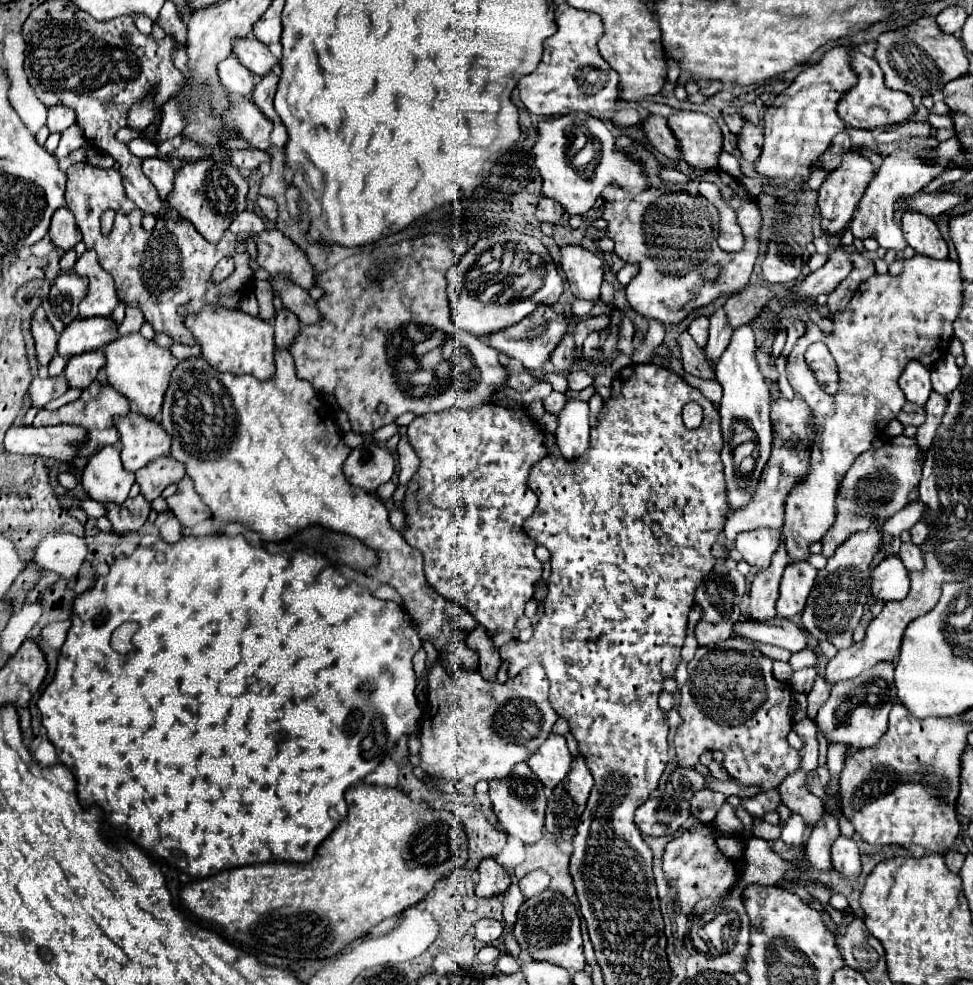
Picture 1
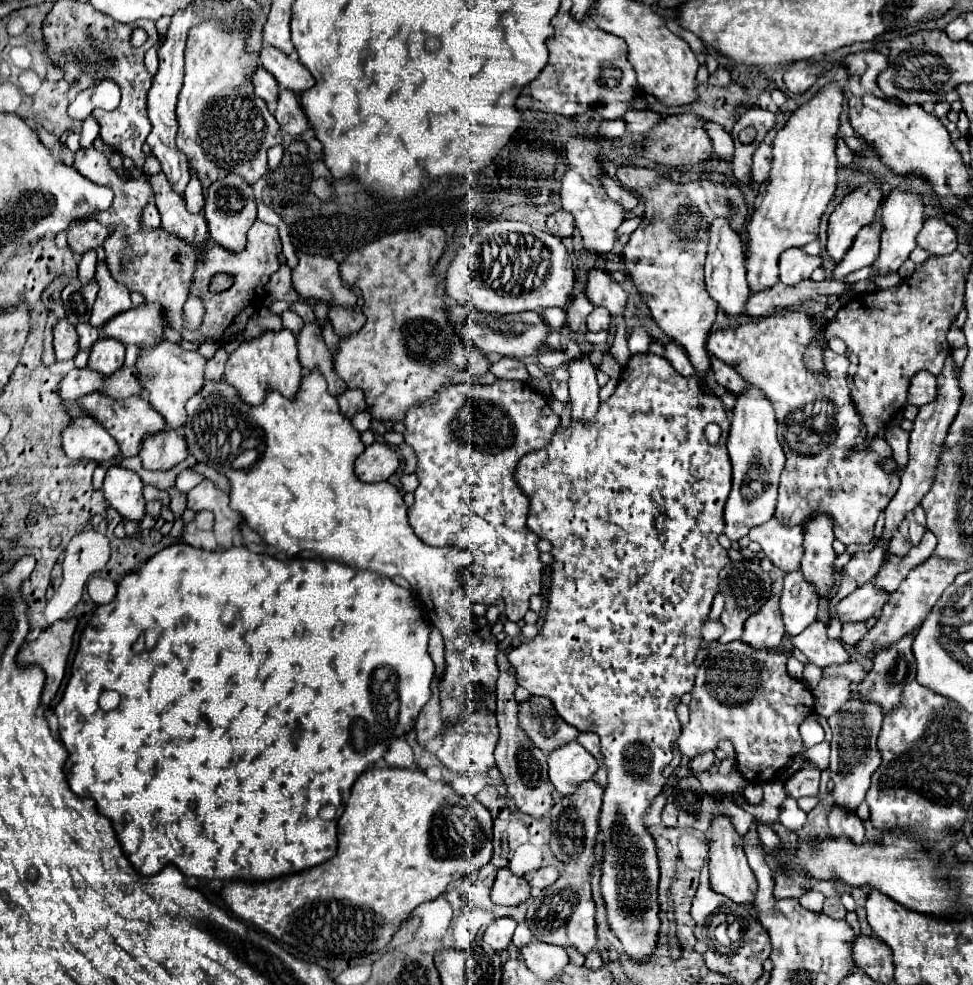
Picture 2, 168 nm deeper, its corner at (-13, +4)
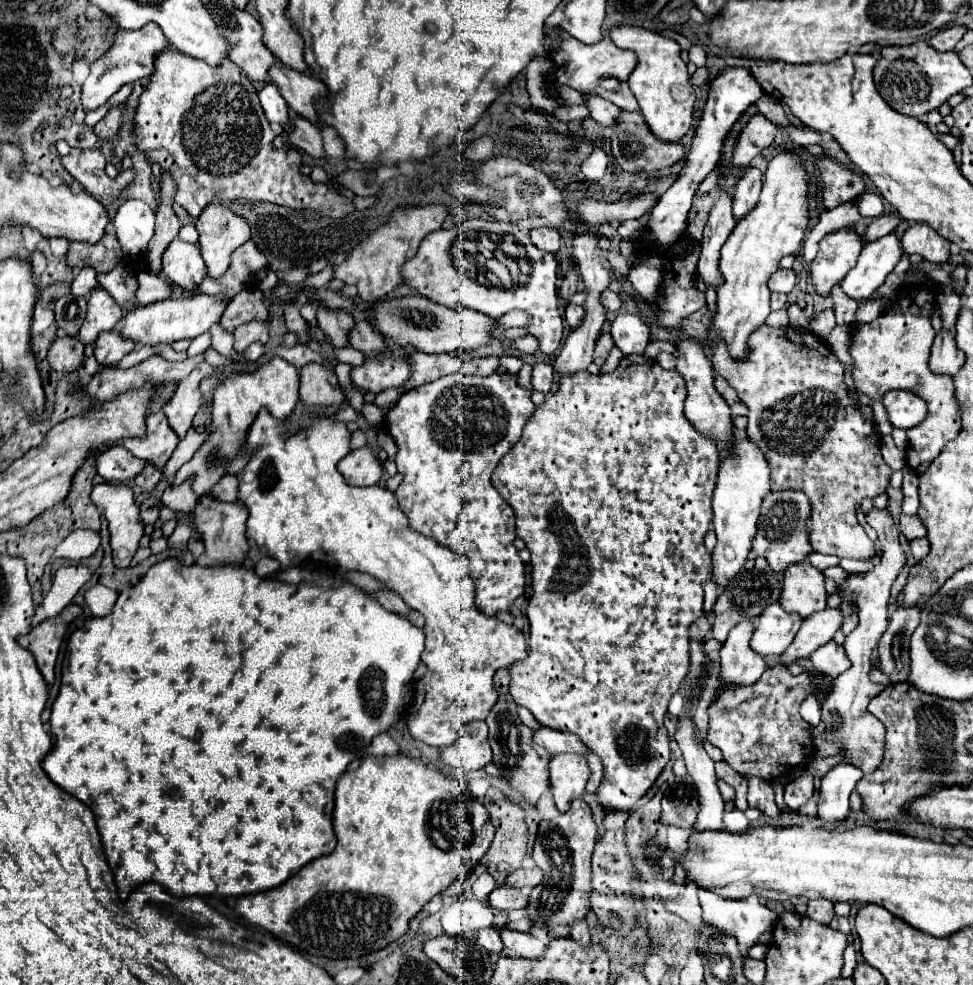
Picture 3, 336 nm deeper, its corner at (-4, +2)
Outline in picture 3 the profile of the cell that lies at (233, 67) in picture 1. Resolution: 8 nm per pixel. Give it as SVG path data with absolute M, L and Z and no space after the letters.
M267 83L263 85L263 89L257 93L259 95L259 101L261 101L261 107L267 115L267 119L271 123L277 123L277 125L285 125L287 119L289 119L289 107L285 103L285 99L281 97L279 89L273 85L273 83Z

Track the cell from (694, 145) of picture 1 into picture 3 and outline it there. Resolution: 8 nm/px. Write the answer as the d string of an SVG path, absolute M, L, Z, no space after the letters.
M623 111L621 113L617 127L613 129L613 135L611 135L611 149L613 149L617 165L631 173L635 173L635 171L655 173L655 171L673 167L677 161L681 161L685 157L683 143L681 141L667 143L667 141L661 141L659 137L653 137L653 131L649 129L649 125L645 123L645 119L641 117L639 111L633 111L633 113Z

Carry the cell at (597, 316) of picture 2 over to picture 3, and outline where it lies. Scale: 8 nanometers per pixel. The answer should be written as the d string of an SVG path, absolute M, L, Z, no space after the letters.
M569 303L567 307L565 307L565 321L569 323L569 327L579 327L581 325L581 321L583 321L583 317L585 317L585 309L583 307L579 307L579 305L573 305L573 303Z

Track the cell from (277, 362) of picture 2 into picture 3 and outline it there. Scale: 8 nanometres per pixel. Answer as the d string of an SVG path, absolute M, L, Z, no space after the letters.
M271 357L261 363L255 371L233 371L229 377L217 383L215 399L213 399L213 433L199 447L191 461L187 461L175 475L175 483L183 483L187 477L195 475L193 491L197 497L207 495L211 487L225 475L225 463L241 453L241 445L245 443L245 433L251 427L257 411L267 407L269 413L277 419L285 419L299 401L299 371L295 365L281 357Z

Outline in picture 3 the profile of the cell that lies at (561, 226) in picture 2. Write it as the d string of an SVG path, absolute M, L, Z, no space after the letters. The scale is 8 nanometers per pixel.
M531 229L531 241L549 253L557 253L559 251L559 243L561 243L561 235L555 229Z

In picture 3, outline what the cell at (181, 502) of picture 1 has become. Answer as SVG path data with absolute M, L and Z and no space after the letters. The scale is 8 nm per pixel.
M205 495L197 501L195 509L195 525L199 535L203 537L205 555L217 563L231 563L231 561L243 561L247 553L247 539L245 539L245 521L247 521L247 509L241 503L223 503L213 499L211 495Z

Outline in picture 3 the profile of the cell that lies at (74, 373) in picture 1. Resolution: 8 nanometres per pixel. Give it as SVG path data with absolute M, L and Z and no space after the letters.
M105 331L95 341L95 359L99 365L117 365L135 347L133 341L125 341L117 331Z

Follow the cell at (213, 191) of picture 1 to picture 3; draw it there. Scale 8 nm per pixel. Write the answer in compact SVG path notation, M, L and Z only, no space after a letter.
M215 197L213 203L209 203L203 213L197 217L195 221L195 227L199 231L199 245L201 245L201 255L207 263L207 275L209 277L221 277L227 267L229 267L229 257L231 253L243 245L243 241L249 239L251 235L251 229L249 229L249 223L239 217L237 213L233 213L227 205L221 203L221 197Z

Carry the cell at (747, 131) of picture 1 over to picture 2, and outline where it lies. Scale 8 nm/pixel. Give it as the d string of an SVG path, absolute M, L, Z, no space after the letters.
M760 143L758 149L754 151L754 161L752 161L752 169L750 169L752 189L758 189L768 179L770 163L772 163L772 147L766 143Z

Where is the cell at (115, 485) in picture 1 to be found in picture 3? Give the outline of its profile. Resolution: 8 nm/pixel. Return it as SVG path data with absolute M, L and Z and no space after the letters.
M99 483L93 487L91 491L91 501L103 509L105 519L109 521L109 533L111 533L111 547L113 547L113 563L117 567L127 567L131 565L131 559L137 551L139 539L143 537L143 521L139 517L139 509L135 505L133 499L133 491L131 487L127 487L125 483Z

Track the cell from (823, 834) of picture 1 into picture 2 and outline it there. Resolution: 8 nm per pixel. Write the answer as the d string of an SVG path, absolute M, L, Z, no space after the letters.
M852 691L848 701L832 717L828 717L828 725L834 733L834 739L830 743L832 753L830 753L830 767L828 767L832 773L832 781L836 783L832 797L836 803L842 803L852 811L864 801L864 795L870 787L870 779L882 763L878 745L876 745L882 717L884 717L882 707L878 703L862 699L858 691Z

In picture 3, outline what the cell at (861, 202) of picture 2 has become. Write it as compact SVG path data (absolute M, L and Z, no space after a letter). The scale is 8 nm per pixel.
M843 227L827 233L821 239L817 257L809 267L815 291L819 295L827 295L835 283L841 283L841 279L857 263L861 249L863 243L853 227Z

